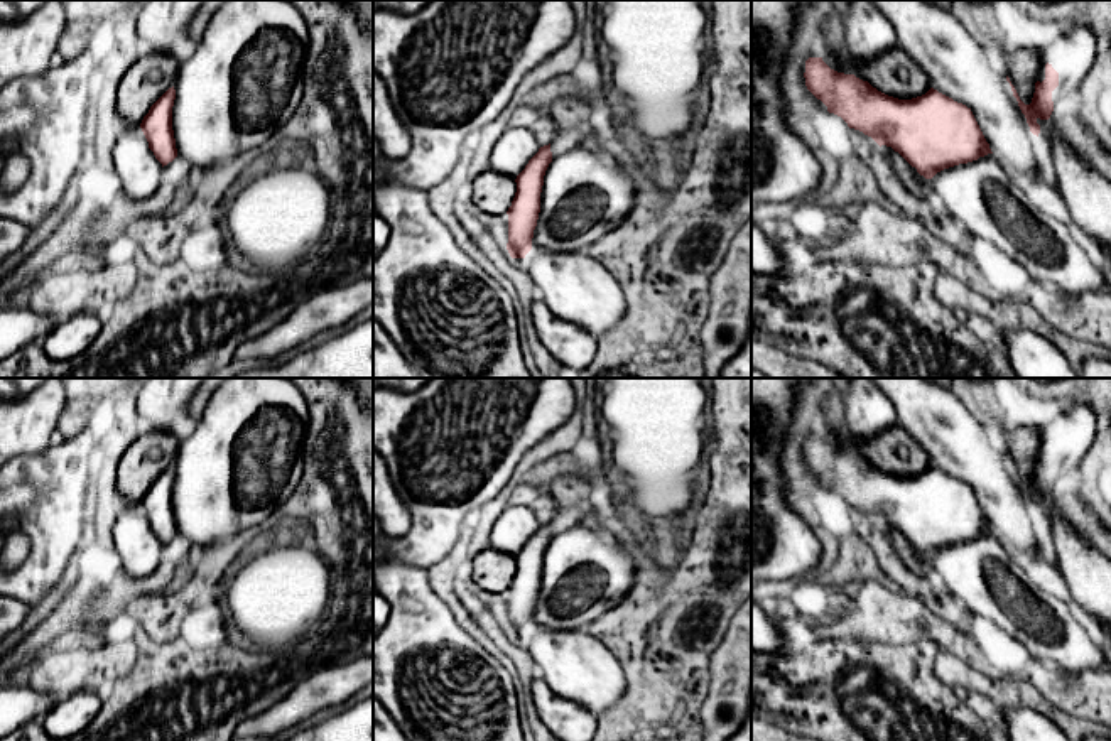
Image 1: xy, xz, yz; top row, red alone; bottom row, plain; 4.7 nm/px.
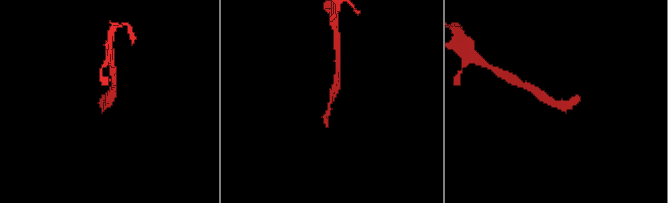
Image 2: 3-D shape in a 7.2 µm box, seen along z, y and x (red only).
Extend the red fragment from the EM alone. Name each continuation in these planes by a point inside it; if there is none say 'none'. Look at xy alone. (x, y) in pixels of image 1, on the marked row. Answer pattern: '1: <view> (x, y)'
none

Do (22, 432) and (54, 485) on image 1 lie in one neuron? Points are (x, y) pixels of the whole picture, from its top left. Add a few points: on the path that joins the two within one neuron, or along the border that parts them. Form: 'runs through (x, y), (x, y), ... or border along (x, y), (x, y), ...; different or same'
runs through (22, 446), (22, 453), (41, 471); same

